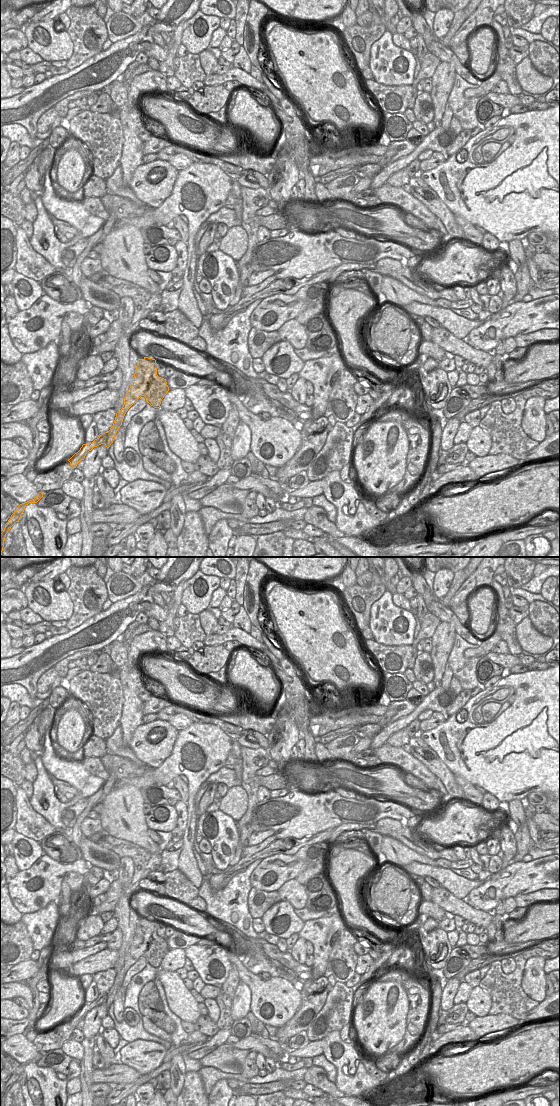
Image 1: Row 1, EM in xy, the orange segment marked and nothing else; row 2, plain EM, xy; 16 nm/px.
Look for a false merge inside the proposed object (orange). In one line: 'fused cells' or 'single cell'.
fused cells

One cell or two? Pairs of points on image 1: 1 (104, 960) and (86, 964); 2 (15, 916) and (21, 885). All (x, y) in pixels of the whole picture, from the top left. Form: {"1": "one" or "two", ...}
{"1": "one", "2": "two"}

